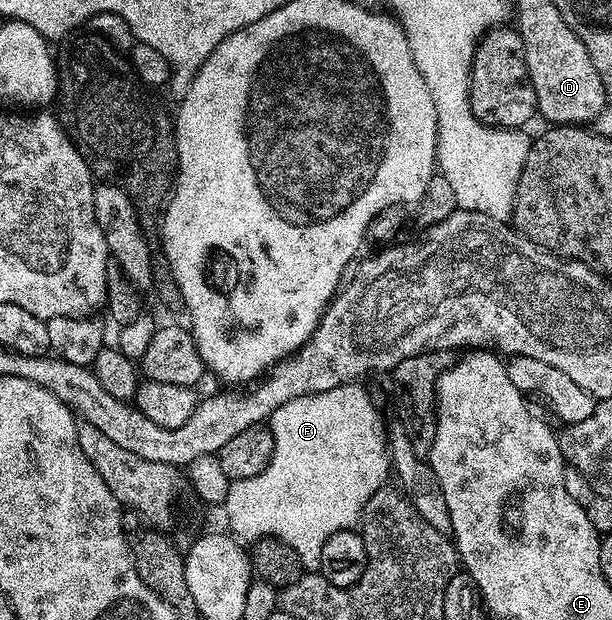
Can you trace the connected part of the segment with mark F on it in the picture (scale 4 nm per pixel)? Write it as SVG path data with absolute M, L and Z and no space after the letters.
M360 382L334 386L334 390L322 390L309 396L294 398L290 402L286 402L286 406L278 406L278 410L274 410L274 414L270 418L272 430L272 457L270 462L256 476L251 476L245 480L233 480L228 485L226 502L222 505L222 512L228 519L229 526L232 527L230 532L233 537L239 538L241 541L248 540L247 542L255 542L265 538L286 542L286 546L290 546L299 554L304 569L312 574L319 573L322 546L326 542L326 538L330 538L330 534L338 534L347 528L355 529L361 523L366 502L370 502L370 494L374 494L379 488L385 487L387 480L384 479L387 476L389 479L390 476L386 436L382 428L380 432L380 416L376 413L376 408L372 405L372 400L368 397L368 392L363 388L364 386Z

